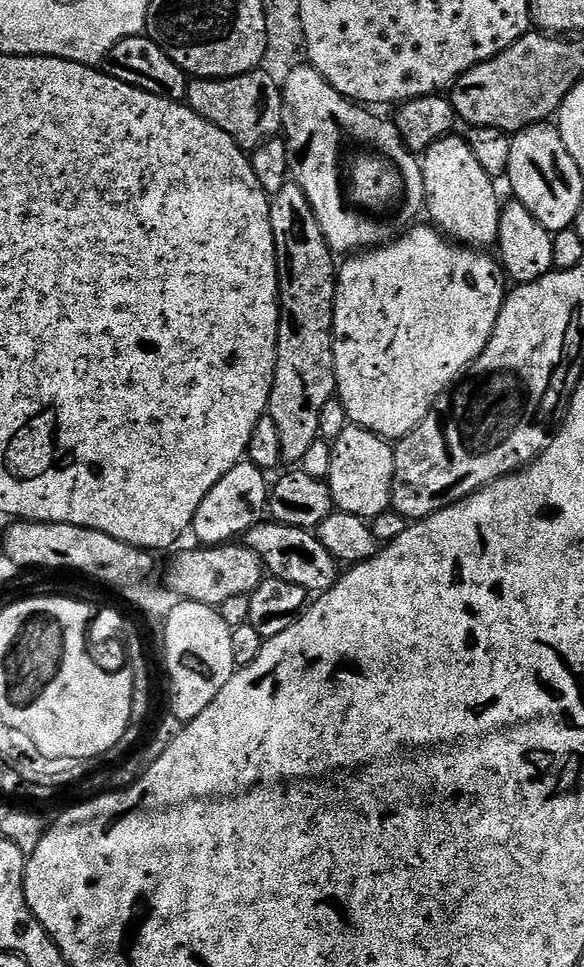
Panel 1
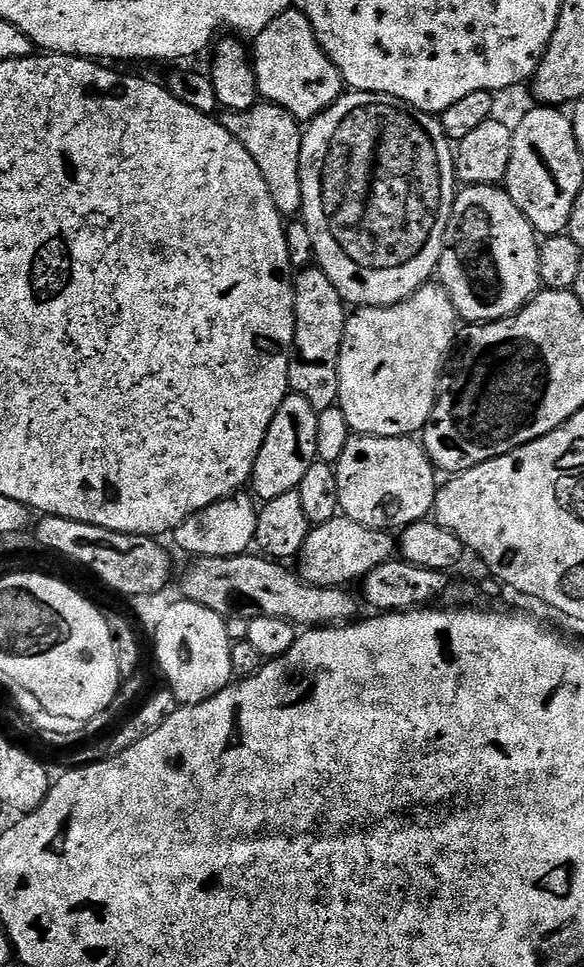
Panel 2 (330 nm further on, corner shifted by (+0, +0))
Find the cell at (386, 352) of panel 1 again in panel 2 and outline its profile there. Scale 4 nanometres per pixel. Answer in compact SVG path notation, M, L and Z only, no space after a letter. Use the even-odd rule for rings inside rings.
M436 282L425 284L410 298L392 304L388 308L356 308L344 324L344 337L342 338L340 365L338 366L338 378L340 379L338 407L342 410L342 414L346 414L346 422L352 427L353 433L362 436L407 436L409 438L423 433L426 422L432 416L432 407L436 404L440 373L455 345L457 331L458 317L456 308L452 305L452 299L448 297L447 290Z

